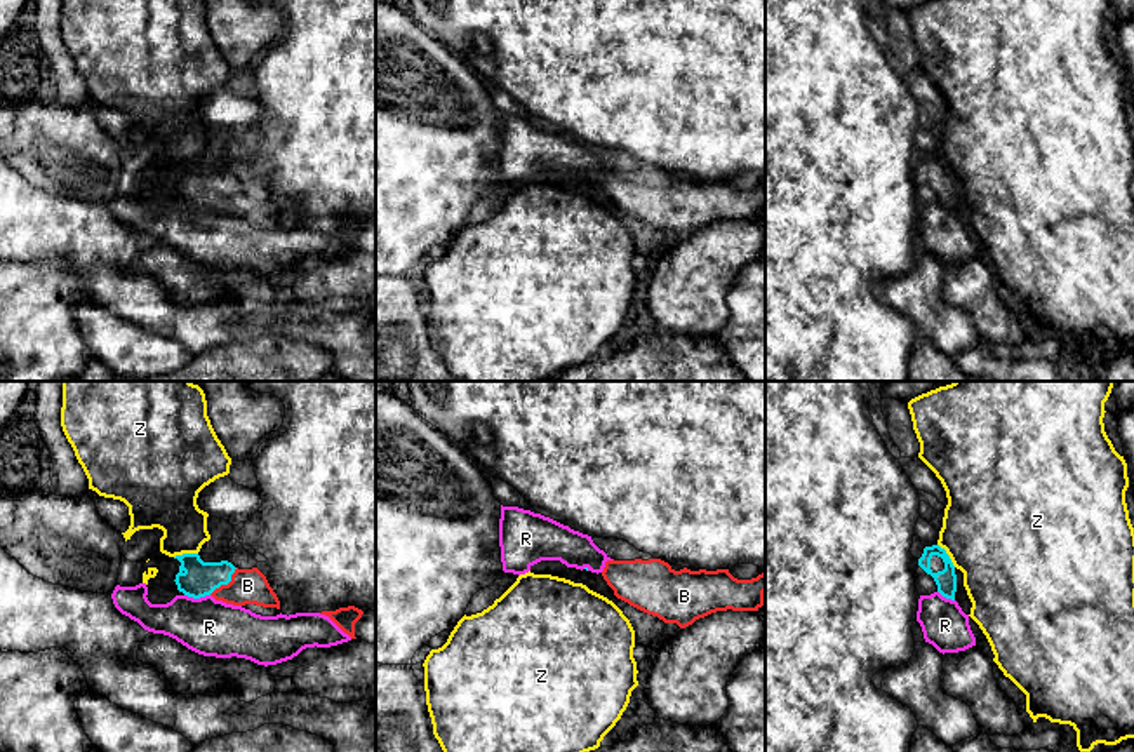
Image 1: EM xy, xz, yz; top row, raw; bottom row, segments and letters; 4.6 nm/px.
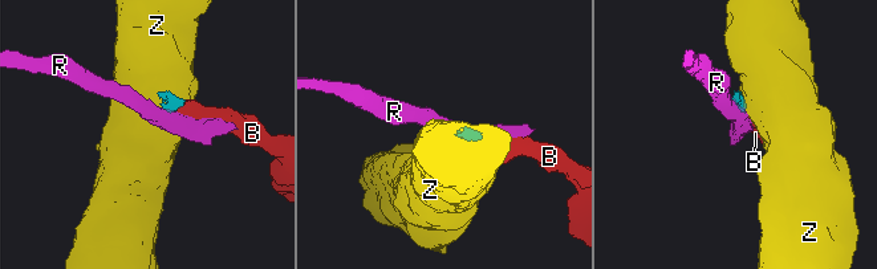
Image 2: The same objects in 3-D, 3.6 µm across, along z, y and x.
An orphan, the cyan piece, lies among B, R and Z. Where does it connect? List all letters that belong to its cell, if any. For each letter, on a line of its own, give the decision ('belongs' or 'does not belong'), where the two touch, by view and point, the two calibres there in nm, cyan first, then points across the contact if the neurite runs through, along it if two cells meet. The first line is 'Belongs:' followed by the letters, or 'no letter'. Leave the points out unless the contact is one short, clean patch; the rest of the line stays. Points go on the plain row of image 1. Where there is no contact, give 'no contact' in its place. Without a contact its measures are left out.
Belongs: B
B: belongs; meets cyan in xy at (225, 194); 160 nm thick on the cyan side, 160 nm on the other; runs through xy (200, 188), (218, 188), (225, 194), (247, 195)
R: does not belong; meets cyan in xy at (197, 208); 160 nm thick on the cyan side, 260 nm on the other; border along xy (185, 204), (193, 208), (209, 206)
Z: does not belong; meets cyan in yz at (948, 166); 100 nm thick on the cyan side, 500 nm on the other; border along yz (938, 154), (955, 176)

